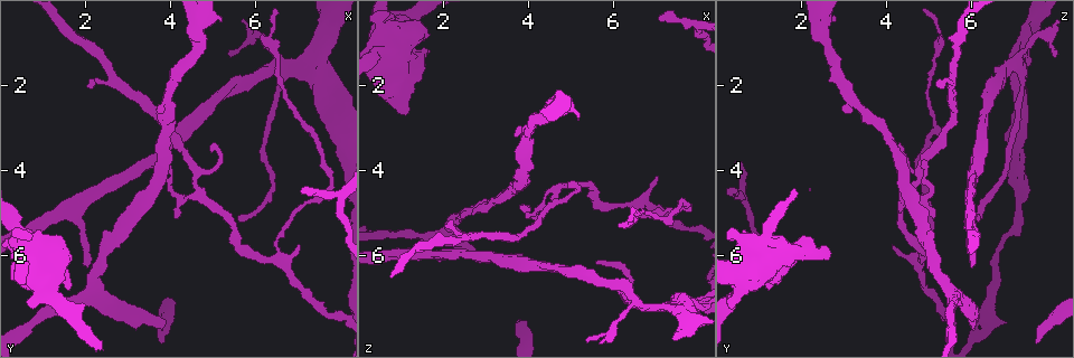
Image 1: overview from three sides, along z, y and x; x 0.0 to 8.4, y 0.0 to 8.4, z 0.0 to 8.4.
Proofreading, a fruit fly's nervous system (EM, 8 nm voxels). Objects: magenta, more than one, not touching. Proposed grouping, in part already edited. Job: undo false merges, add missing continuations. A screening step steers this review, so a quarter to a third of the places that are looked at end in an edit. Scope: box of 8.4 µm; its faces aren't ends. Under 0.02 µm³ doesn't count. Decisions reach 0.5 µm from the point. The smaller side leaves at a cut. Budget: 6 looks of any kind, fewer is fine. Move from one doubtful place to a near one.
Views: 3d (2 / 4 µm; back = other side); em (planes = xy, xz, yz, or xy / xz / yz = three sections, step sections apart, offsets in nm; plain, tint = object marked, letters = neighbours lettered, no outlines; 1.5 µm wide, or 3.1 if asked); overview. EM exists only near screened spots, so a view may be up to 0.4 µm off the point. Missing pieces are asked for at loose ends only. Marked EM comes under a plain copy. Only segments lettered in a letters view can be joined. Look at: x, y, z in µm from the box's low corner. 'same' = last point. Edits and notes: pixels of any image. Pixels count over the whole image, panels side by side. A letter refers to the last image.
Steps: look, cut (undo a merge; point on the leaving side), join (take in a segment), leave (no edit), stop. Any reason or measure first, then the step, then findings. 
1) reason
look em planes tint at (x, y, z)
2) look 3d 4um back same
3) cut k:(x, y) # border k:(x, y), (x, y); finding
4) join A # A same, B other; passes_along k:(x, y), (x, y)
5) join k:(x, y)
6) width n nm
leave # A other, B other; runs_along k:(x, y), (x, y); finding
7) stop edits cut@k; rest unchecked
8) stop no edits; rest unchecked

sharp bend
look em planes tint at (7.75, 4.40, 4.85)

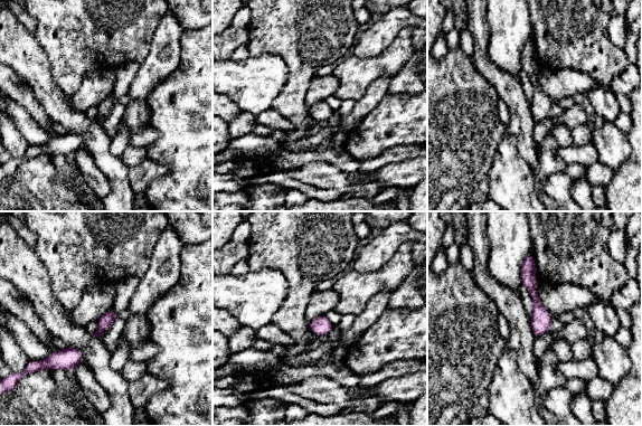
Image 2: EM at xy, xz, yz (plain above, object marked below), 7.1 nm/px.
look em planes letters same

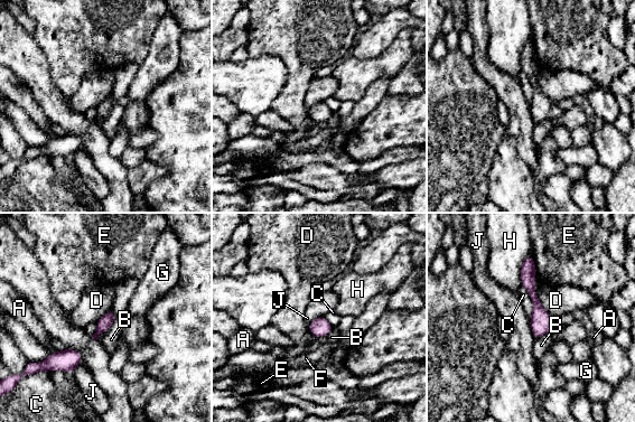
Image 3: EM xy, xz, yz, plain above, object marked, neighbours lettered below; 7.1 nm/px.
leave # A other, B other, C other, D other, E other, F other, G other, H other, J other; runs_along 3:(530, 258), (537, 335); one cell here

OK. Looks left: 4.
branch stops here
look em xy step 8 tint at (3.75, 7.70, 6.05)

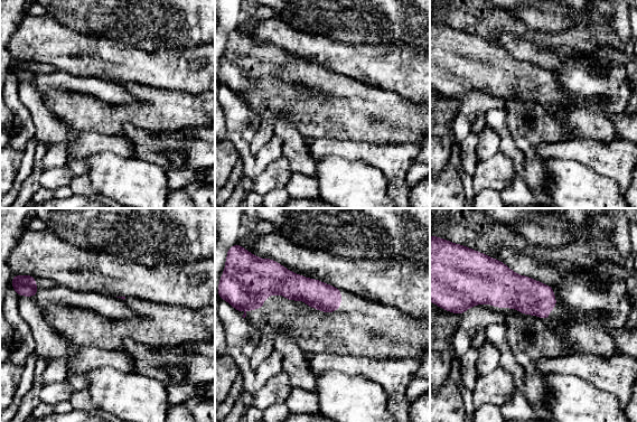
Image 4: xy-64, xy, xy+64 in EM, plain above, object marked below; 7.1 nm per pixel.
see the neighbours
look em xy step 8 letters same

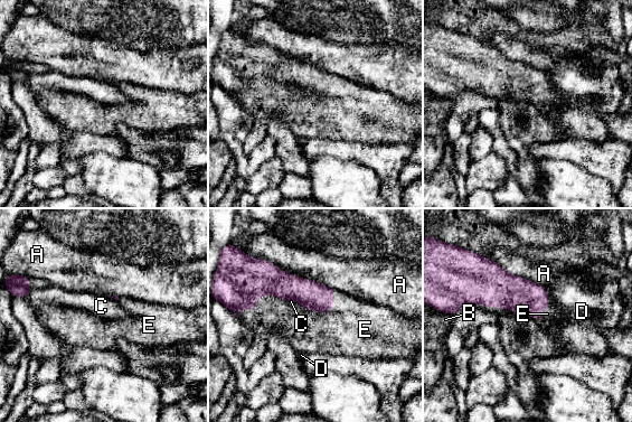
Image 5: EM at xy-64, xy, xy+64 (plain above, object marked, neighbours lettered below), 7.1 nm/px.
width 200 nm
join E # A other, B other, C other, D other, E same; passes_along 5:(310, 294), (332, 305), (360, 325); the cell continues

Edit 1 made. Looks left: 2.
stop edits join@5; rest unchecked

